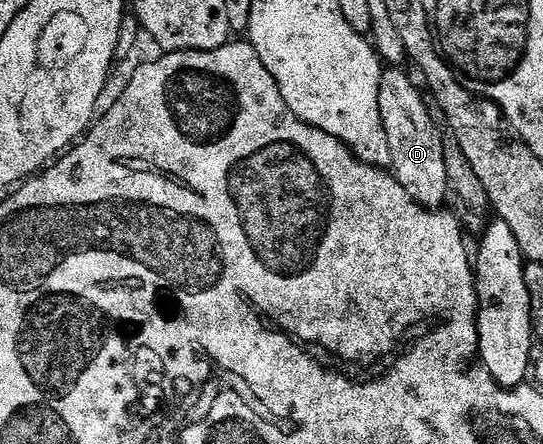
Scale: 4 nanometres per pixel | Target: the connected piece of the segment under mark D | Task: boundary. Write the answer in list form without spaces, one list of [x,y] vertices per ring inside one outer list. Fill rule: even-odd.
[[[388,67],[388,68],[385,68],[385,69],[384,69],[384,70],[383,70],[383,72],[381,72],[381,75],[380,75],[380,90],[379,90],[379,91],[378,91],[378,107],[379,107],[379,108],[380,108],[380,114],[381,114],[381,115],[382,115],[382,127],[386,127],[386,135],[387,135],[387,136],[388,136],[388,142],[389,142],[389,143],[390,143],[390,155],[391,155],[391,156],[392,156],[392,164],[391,164],[391,166],[390,166],[390,169],[391,169],[391,172],[392,172],[392,173],[393,173],[393,174],[394,174],[394,176],[395,176],[395,177],[396,177],[396,178],[397,178],[397,179],[398,179],[398,183],[402,183],[402,187],[406,187],[406,195],[410,195],[410,199],[414,199],[414,200],[415,200],[415,201],[416,201],[416,202],[418,202],[418,204],[420,204],[420,205],[425,205],[425,206],[426,206],[426,208],[427,208],[427,209],[440,209],[440,208],[441,208],[441,206],[443,206],[443,204],[442,204],[442,203],[443,203],[443,201],[444,201],[444,200],[445,200],[445,201],[446,201],[446,202],[447,202],[447,201],[448,201],[448,200],[449,200],[449,197],[450,197],[450,194],[449,194],[449,192],[448,192],[448,179],[447,179],[447,177],[446,177],[446,146],[444,146],[444,137],[443,137],[443,135],[442,135],[442,134],[440,134],[440,129],[439,129],[439,127],[438,127],[438,126],[436,126],[436,121],[435,121],[435,119],[434,119],[434,118],[432,118],[432,113],[433,113],[433,110],[432,110],[432,109],[431,109],[431,108],[430,108],[430,105],[429,105],[429,102],[428,102],[428,101],[427,101],[427,100],[426,100],[426,97],[425,97],[425,101],[426,101],[426,102],[424,102],[424,97],[423,97],[423,95],[422,95],[422,94],[420,94],[420,89],[419,89],[419,87],[418,87],[418,86],[416,86],[416,85],[415,85],[415,83],[414,83],[414,82],[412,82],[412,81],[411,81],[411,79],[410,79],[410,78],[408,78],[408,77],[407,77],[407,75],[406,75],[406,74],[404,74],[404,73],[403,73],[403,72],[404,72],[404,71],[405,71],[405,70],[404,70],[404,69],[403,69],[403,68],[400,68],[400,67]]]

